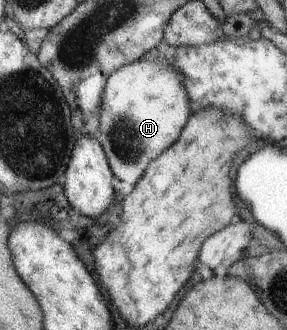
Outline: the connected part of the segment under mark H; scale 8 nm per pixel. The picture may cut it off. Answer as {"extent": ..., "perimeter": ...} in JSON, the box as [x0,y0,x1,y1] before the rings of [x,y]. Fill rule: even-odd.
{"extent":[94,57,189,185],"perimeter":[[[143,57],[119,68],[110,76],[102,93],[99,127],[94,136],[99,140],[115,178],[130,185],[135,185],[141,179],[145,166],[157,154],[167,151],[167,148],[177,140],[179,132],[182,132],[184,128],[183,124],[186,124],[187,121],[187,110],[189,110],[187,108],[187,98],[180,77],[162,59]]]}

